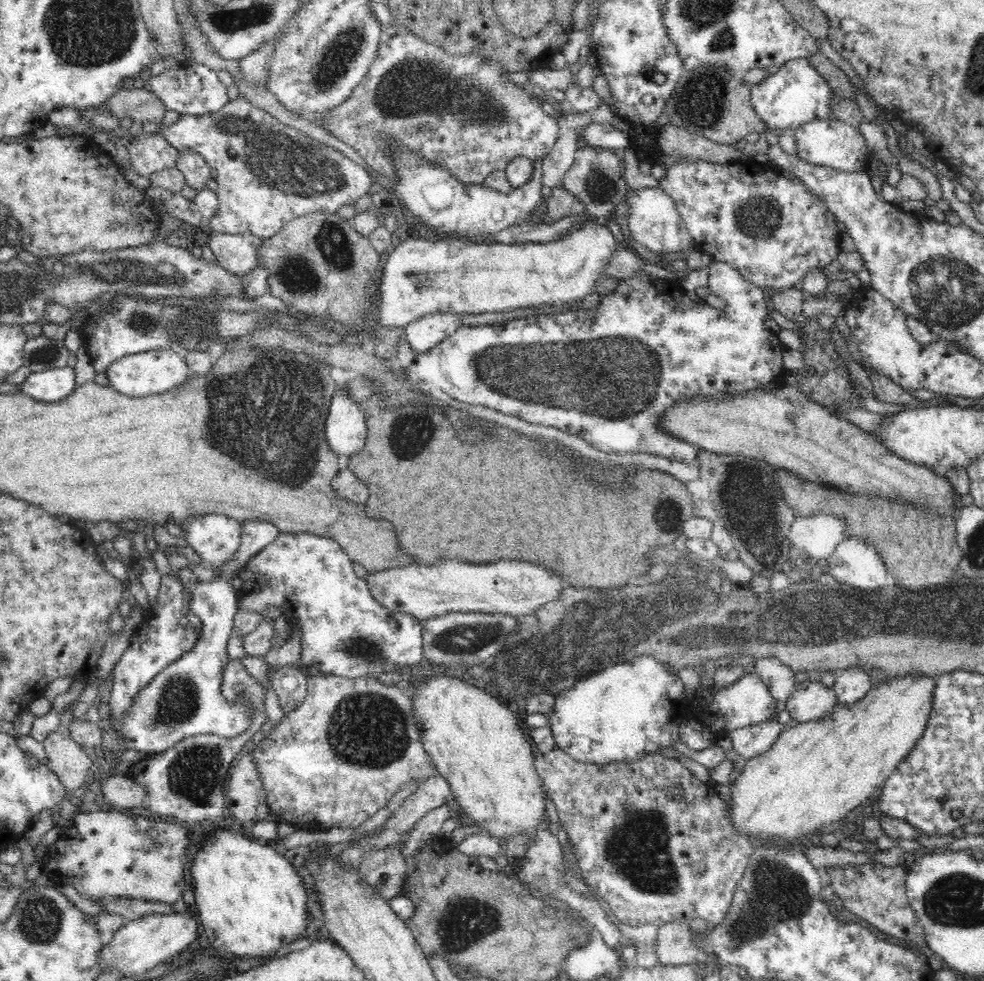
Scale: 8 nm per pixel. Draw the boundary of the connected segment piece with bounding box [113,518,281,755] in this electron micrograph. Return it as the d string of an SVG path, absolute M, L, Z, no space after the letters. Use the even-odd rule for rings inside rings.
M246 520L240 524L241 543L238 550L227 558L220 568L220 575L210 582L197 582L189 587L192 593L187 610L198 616L202 627L196 646L180 656L178 661L164 667L142 688L130 704L124 719L113 721L123 748L155 755L178 744L183 738L212 734L234 738L244 733L252 723L252 705L248 701L228 701L221 693L224 667L234 657L235 650L229 646L234 616L238 610L238 598L232 578L268 544L272 544L281 532L271 522Z

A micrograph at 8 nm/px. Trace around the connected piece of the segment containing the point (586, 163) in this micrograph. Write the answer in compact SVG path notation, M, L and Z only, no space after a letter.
M582 146L575 154L573 166L565 175L561 187L573 194L584 204L589 218L603 220L611 215L614 208L626 199L628 185L624 179L625 167L620 154L602 147Z

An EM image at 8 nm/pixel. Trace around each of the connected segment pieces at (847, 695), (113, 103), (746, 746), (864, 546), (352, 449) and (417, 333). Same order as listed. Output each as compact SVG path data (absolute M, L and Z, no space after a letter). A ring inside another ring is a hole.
M846 669L836 672L833 689L837 696L837 704L854 706L872 688L873 685L870 683L870 676L865 670Z
M135 87L118 89L106 99L103 108L108 108L108 112L119 122L122 118L130 118L136 123L146 121L157 124L161 124L165 112L169 110L152 91Z
M773 719L754 726L736 728L728 736L737 754L747 761L757 754L766 752L783 732L784 725Z
M845 538L827 558L827 564L838 583L864 592L894 584L876 547L861 538Z
M344 383L338 384L338 386L341 388L335 390L336 396L332 398L332 406L330 406L330 414L327 416L324 432L332 452L338 456L350 458L364 448L367 439L367 419L364 418L358 403L351 399Z
M436 312L412 321L406 328L404 337L410 348L418 354L428 352L436 344L448 338L454 331L464 326L455 312Z

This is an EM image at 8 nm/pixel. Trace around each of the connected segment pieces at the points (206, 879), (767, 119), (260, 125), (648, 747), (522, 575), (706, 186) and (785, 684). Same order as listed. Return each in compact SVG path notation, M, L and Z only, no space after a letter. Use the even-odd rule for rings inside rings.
M224 828L209 833L203 840L203 847L192 860L190 874L199 922L212 946L238 957L270 960L283 946L308 937L308 894L289 856Z
M806 57L781 64L776 73L769 74L760 83L753 85L749 100L758 119L766 123L766 130L781 133L787 128L799 130L800 126L810 122L835 120L831 107L833 93L830 83Z
M234 95L218 112L202 116L176 115L172 126L162 132L164 139L176 150L197 152L211 168L218 171L216 193L219 207L216 216L210 220L215 233L240 234L248 231L262 239L272 238L295 218L317 212L334 214L344 204L354 204L366 192L373 190L372 178L362 166L338 150L282 124L239 95Z
M640 656L626 664L616 664L576 682L572 690L564 690L556 697L553 711L548 714L555 744L576 762L610 764L610 762L636 762L658 748L672 747L680 741L682 720L678 718L678 700L686 696L684 685L677 674L670 674L660 662L650 656Z
M446 560L436 566L434 563L419 564L411 561L403 567L369 573L366 579L376 603L423 621L453 611L499 613L516 618L532 614L544 604L558 600L560 590L564 590L562 580L550 574L546 568L516 560L500 560L484 566L462 564L456 560Z
M751 157L748 161L725 164L698 160L676 163L666 168L659 187L674 199L695 248L711 256L714 262L734 266L748 282L761 289L792 288L802 282L812 268L828 266L841 252L841 232L836 225L837 219L827 209L825 202L798 178L784 178L779 170L760 164Z
M774 658L758 660L754 671L768 687L776 702L786 702L792 690L796 688L797 675L788 666L781 664L780 660Z

